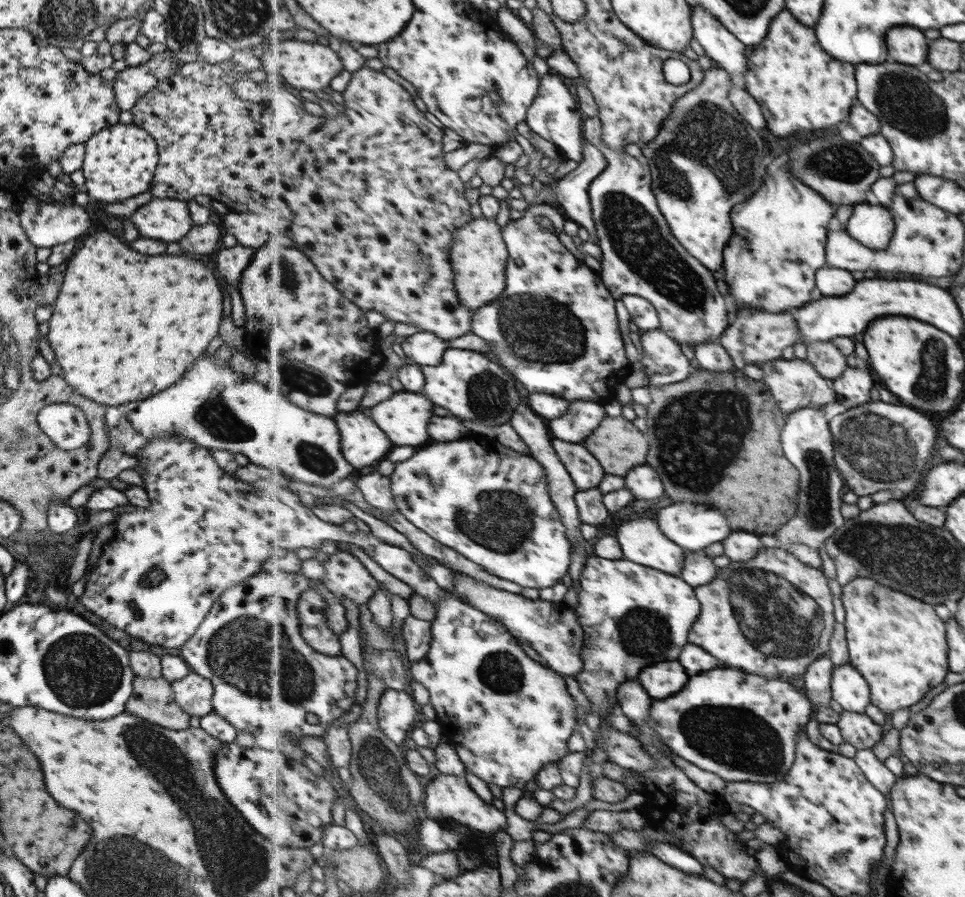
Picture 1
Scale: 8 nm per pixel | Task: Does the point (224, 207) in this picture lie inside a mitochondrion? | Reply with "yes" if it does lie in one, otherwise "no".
no

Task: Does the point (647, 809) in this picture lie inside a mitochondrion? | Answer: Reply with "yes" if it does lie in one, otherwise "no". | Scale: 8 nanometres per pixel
no

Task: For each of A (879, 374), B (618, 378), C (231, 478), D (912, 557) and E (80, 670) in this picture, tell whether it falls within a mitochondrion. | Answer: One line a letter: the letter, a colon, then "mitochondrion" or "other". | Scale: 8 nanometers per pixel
A: other
B: other
C: other
D: mitochondrion
E: mitochondrion

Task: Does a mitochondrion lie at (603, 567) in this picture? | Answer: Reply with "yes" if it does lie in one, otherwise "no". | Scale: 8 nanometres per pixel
no

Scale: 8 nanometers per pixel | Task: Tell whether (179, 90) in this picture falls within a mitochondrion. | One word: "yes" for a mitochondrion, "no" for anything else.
no

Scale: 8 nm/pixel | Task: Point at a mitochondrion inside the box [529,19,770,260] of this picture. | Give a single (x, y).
(704, 120)

